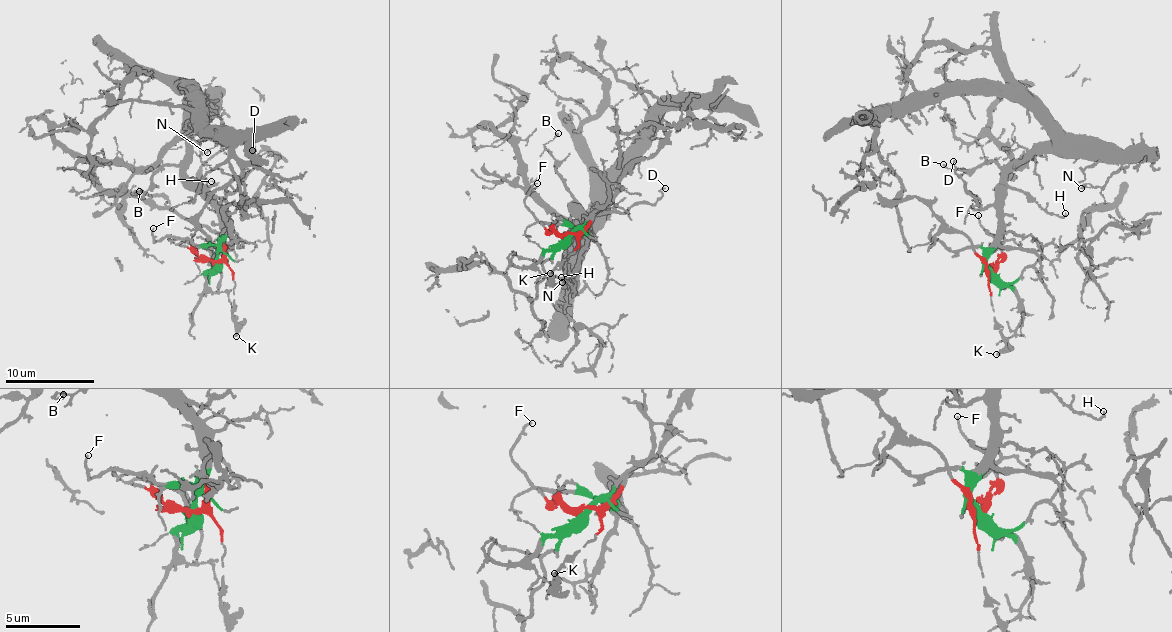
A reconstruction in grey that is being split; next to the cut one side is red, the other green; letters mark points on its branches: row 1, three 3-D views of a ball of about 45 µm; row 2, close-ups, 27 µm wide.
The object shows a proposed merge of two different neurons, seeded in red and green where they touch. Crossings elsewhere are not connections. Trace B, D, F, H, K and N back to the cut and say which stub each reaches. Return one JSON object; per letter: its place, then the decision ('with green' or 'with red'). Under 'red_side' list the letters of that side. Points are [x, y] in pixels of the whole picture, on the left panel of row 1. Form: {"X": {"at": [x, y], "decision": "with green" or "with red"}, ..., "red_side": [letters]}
{"B": {"at": [139, 191], "decision": "with green"}, "D": {"at": [252, 150], "decision": "with green"}, "F": {"at": [153, 228], "decision": "with green"}, "H": {"at": [211, 181], "decision": "with green"}, "K": {"at": [236, 336], "decision": "with red"}, "N": {"at": [207, 152], "decision": "with green"}, "red_side": ["K"]}

